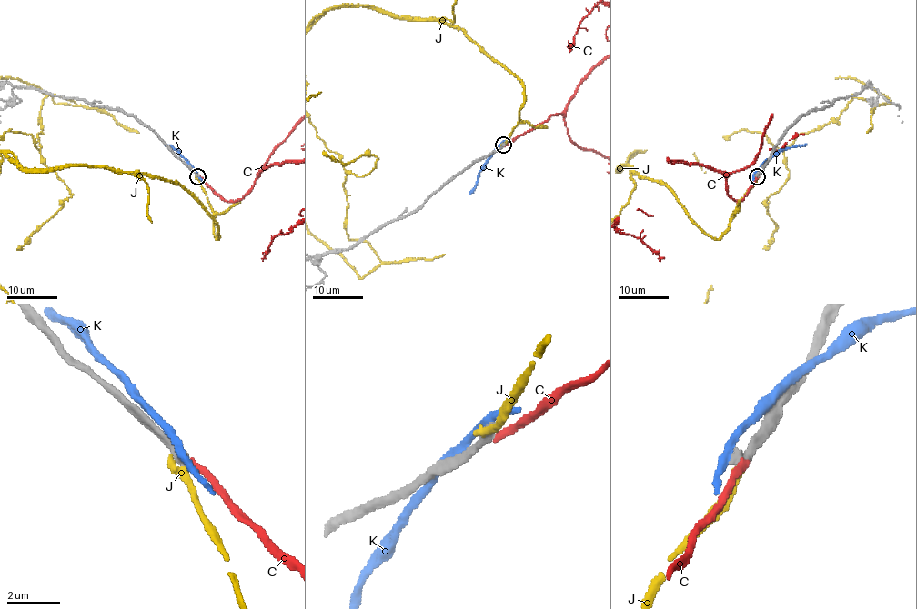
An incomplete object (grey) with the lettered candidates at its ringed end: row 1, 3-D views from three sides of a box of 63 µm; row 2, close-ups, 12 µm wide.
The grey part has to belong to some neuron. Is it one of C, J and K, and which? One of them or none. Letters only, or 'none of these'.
none of these

